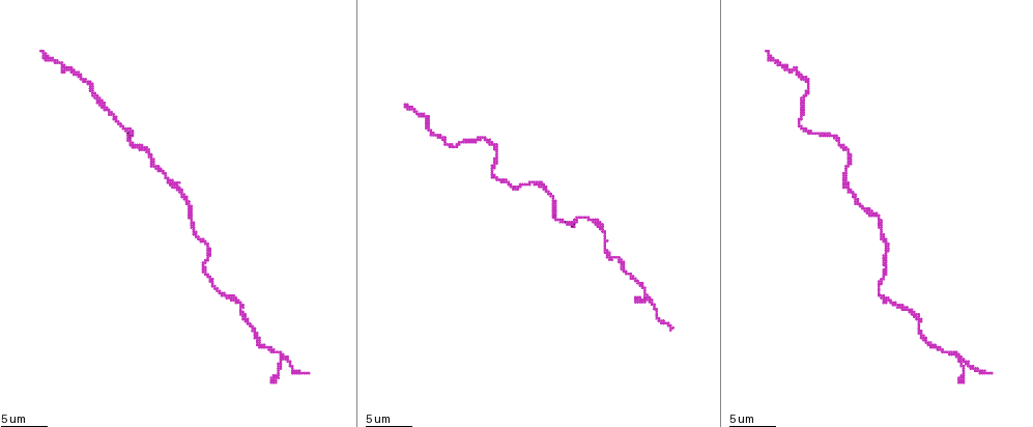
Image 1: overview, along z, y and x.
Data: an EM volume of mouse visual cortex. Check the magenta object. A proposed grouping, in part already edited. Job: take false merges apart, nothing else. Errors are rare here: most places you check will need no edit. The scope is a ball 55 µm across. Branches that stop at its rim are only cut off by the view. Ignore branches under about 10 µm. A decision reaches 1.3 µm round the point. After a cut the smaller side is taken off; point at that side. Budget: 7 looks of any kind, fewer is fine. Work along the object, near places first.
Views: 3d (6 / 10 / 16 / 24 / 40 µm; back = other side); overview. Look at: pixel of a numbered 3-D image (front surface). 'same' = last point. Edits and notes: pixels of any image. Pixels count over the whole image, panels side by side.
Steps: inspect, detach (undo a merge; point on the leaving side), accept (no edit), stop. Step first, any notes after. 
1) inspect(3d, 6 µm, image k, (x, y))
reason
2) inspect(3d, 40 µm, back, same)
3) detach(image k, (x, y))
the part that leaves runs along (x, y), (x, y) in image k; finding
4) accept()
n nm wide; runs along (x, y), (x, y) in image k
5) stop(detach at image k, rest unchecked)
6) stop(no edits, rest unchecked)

inspect(3d, 16 µm, image 1, (843, 181))
sudden change in width

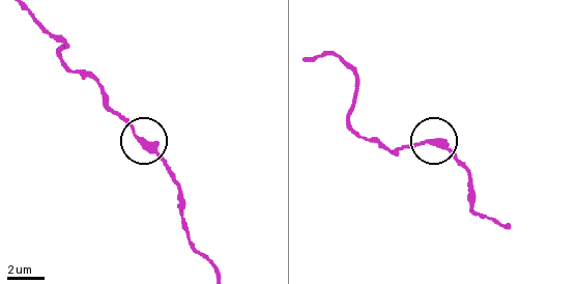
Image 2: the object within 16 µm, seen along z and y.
accept()
runs along (178, 194), (165, 161), (106, 103) in image 2; continuous, no second neuron

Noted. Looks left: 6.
inspect(3d, 6 µm, image 1, (883, 265))
a narrow waist

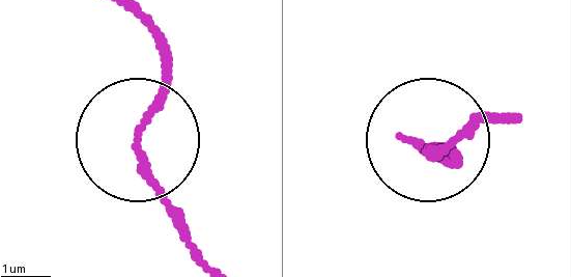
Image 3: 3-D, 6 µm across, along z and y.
inspect(3d, 6 µm, back, image 3, (139, 136))

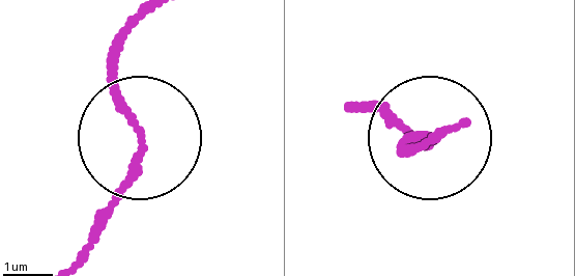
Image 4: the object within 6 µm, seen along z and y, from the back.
accept()
runs along (434, 136), (409, 144), (426, 136), (364, 107) in image 4; one neuron here

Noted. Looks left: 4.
inspect(3d, 6 µm, image 1, (919, 326))

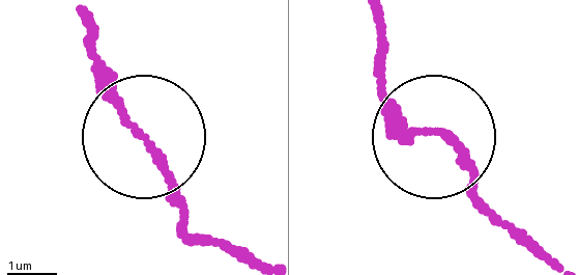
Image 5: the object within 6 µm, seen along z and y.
accept()
150 nm wide; runs along (374, 10), (386, 97), (411, 130), (448, 142), (485, 204) in image 5; all the same neuron

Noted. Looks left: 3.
stop(no edits, rest unchecked)

